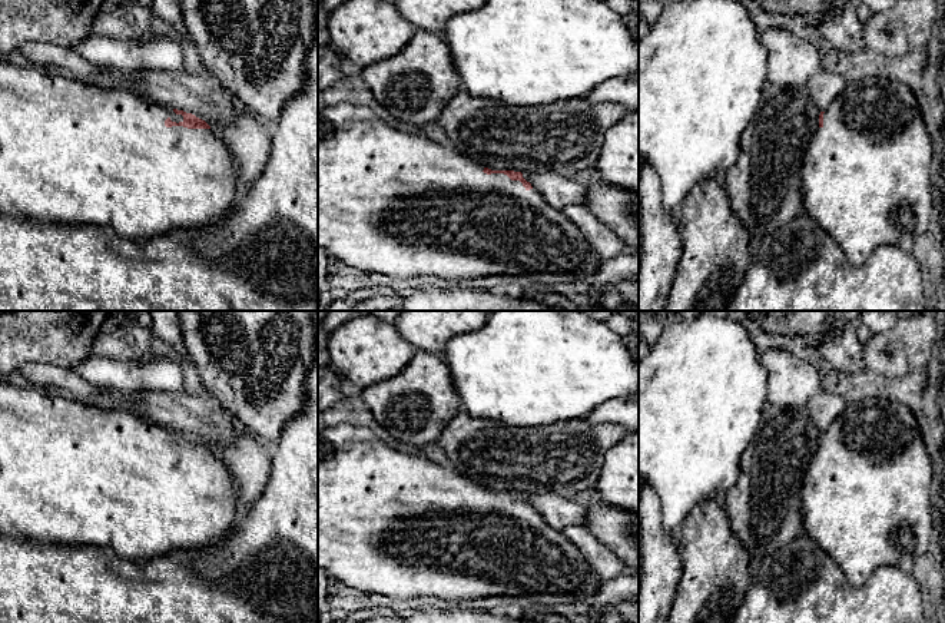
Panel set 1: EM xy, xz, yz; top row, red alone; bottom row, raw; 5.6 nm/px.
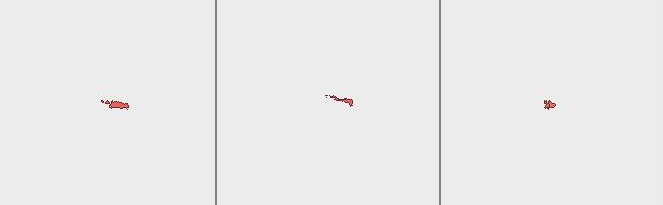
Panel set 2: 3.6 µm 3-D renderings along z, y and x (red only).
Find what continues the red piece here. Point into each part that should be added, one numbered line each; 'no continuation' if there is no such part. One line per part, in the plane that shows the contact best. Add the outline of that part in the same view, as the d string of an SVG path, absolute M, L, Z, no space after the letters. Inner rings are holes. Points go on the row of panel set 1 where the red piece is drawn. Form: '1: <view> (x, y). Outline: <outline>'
1: xy (70, 152). Outline: M6 59L0 60L0 215L16 215L37 223L97 225L110 226L127 241L143 241L172 229L200 229L225 219L239 189L238 173L226 145L210 129L166 127L165 120L183 122L173 107L160 106L130 89L105 89L94 82L83 82L72 76L44 72L34 66L17 67Z

